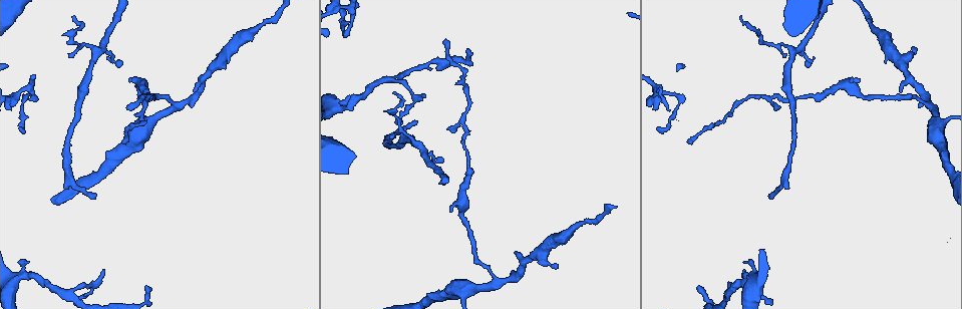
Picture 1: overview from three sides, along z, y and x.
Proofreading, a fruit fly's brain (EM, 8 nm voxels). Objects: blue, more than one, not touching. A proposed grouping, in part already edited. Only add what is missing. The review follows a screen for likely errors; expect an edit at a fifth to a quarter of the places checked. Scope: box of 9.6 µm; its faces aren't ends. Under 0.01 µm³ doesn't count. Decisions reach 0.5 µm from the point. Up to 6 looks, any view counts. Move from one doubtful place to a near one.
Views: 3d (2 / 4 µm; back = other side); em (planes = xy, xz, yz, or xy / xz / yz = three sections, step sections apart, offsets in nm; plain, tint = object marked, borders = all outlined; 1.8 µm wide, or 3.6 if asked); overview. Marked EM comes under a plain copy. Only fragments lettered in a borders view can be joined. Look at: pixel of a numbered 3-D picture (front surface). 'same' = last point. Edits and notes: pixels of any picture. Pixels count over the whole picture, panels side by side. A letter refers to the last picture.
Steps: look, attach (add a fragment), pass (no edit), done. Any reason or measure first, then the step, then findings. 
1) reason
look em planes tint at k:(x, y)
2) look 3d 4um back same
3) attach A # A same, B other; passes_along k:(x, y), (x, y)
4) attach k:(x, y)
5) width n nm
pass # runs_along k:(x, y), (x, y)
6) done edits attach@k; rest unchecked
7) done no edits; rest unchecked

an open end
look em xz step 16 borders at 1:(516, 252)

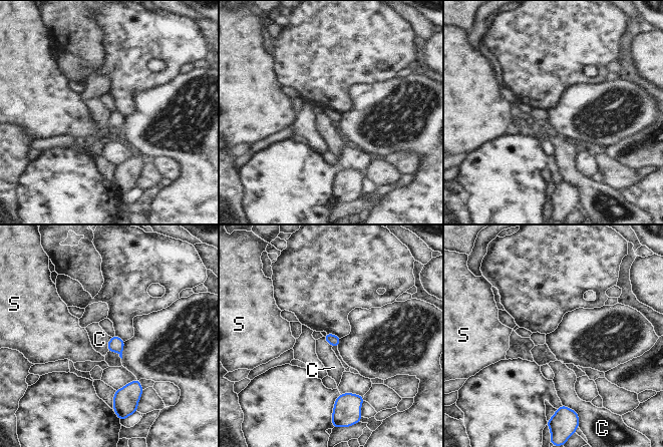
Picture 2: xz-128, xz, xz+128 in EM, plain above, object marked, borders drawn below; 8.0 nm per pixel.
pass # C other, S other; none of them fits

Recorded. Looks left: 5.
branch stops here
look em planes borders at 1:(68, 57)

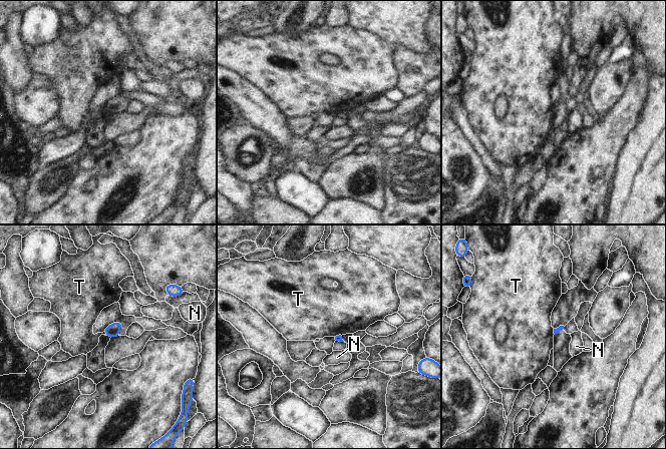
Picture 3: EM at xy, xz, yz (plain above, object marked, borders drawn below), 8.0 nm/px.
longest_contact T 40 nm
pass # N other, T other; border 3:(103, 332), (106, 335); none of them fits

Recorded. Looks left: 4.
thin end
look 3d 2um at 1:(144, 287)

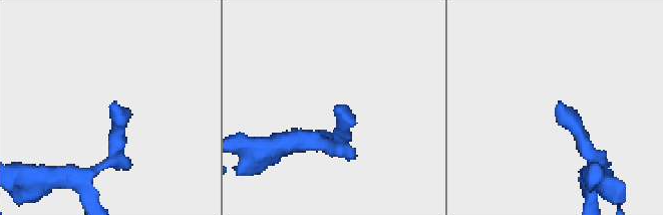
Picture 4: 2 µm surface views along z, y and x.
look em yz step 16 tint at 4:(337, 107)

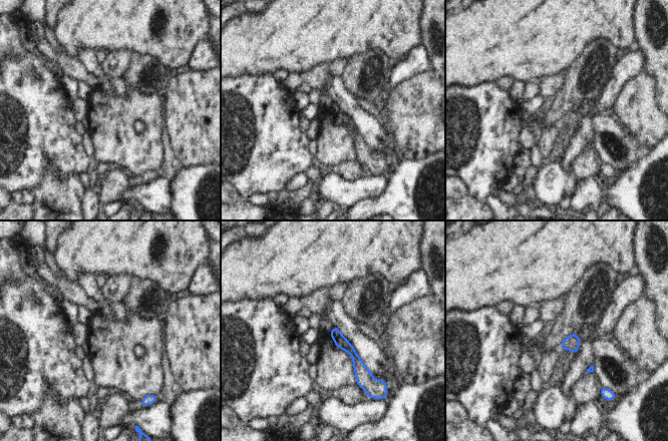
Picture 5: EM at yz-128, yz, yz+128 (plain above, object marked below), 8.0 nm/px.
another direction
look em planes borders same

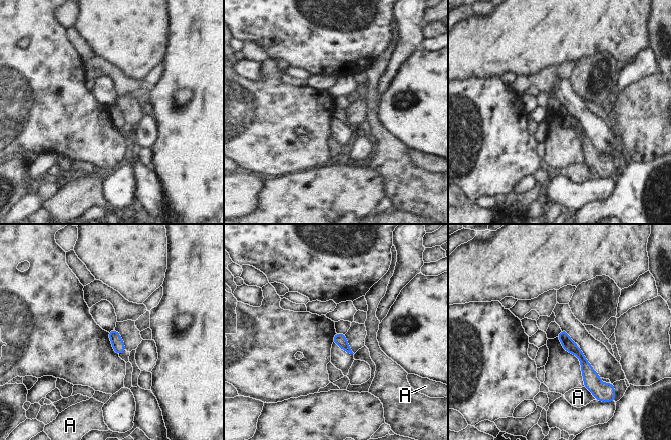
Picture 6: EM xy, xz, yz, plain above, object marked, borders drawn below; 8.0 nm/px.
pass # A other; runs_along 6:(563, 332), (582, 358), (592, 387); none of them fits

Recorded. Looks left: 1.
done no edits; rest unchecked

